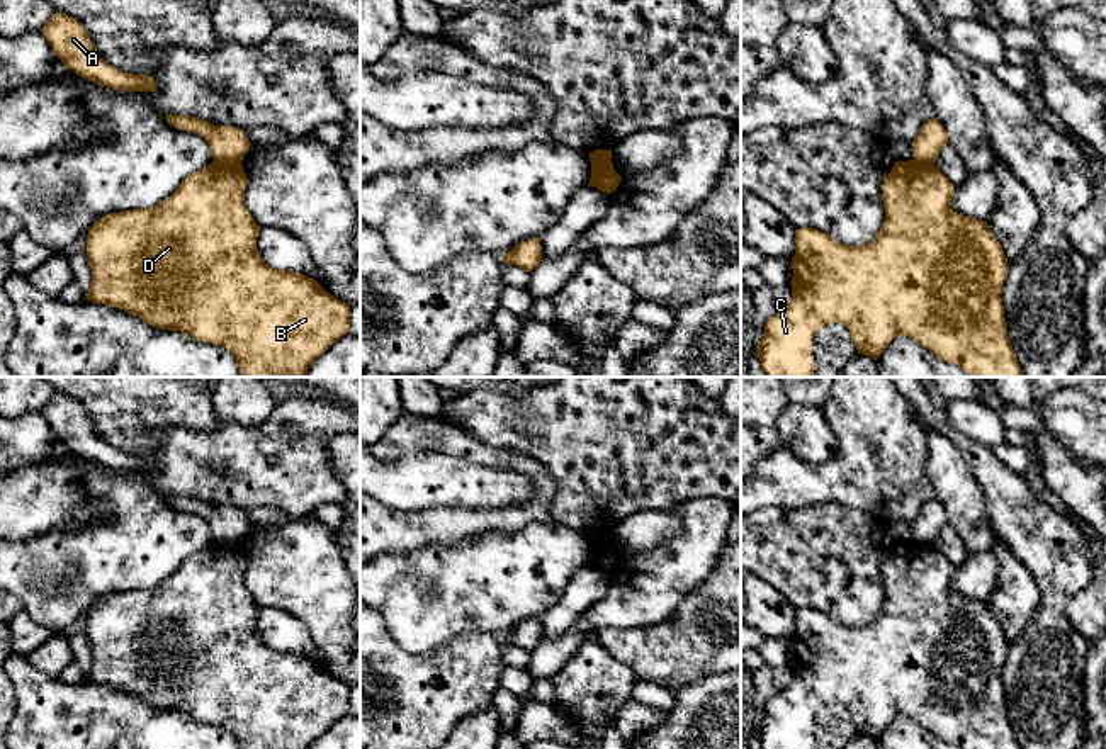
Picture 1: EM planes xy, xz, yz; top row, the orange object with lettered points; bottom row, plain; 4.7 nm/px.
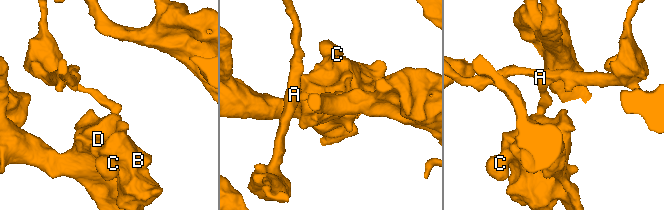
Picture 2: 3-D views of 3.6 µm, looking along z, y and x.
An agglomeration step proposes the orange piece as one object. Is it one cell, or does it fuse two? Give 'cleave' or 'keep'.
cleave

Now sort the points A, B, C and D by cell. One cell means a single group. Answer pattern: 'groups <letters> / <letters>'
groups A / B C D

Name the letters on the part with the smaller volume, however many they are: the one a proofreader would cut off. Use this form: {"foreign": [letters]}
{"foreign": ["A"]}

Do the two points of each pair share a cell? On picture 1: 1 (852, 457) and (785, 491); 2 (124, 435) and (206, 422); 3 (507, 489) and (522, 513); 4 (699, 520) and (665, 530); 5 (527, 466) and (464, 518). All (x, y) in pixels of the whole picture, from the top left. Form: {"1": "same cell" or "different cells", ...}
{"1": "same cell", "2": "same cell", "3": "different cells", "4": "different cells", "5": "same cell"}

